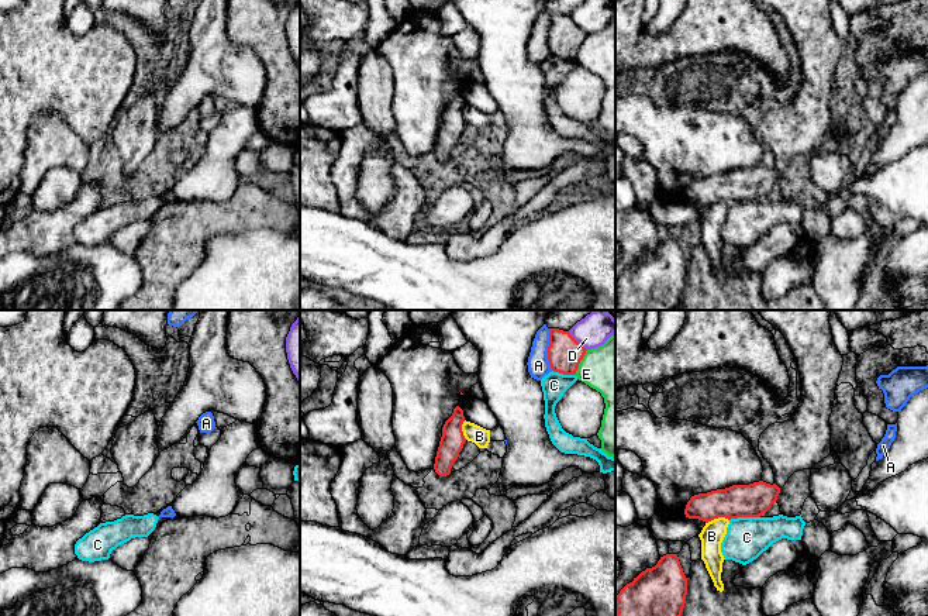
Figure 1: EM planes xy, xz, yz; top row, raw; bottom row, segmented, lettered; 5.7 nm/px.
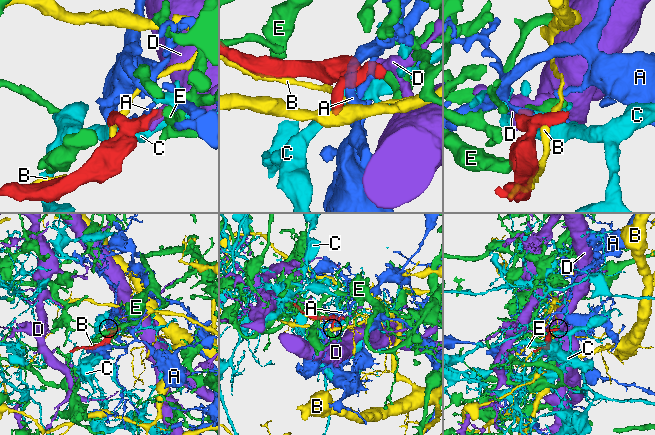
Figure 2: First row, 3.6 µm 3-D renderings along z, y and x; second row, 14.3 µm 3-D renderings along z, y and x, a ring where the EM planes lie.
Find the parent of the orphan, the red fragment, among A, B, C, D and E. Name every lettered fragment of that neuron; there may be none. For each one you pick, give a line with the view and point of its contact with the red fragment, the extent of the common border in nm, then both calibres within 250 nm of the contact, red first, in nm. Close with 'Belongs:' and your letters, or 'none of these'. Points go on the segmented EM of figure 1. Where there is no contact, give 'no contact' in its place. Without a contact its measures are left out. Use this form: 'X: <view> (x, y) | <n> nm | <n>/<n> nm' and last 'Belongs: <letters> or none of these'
Belongs: none of these

